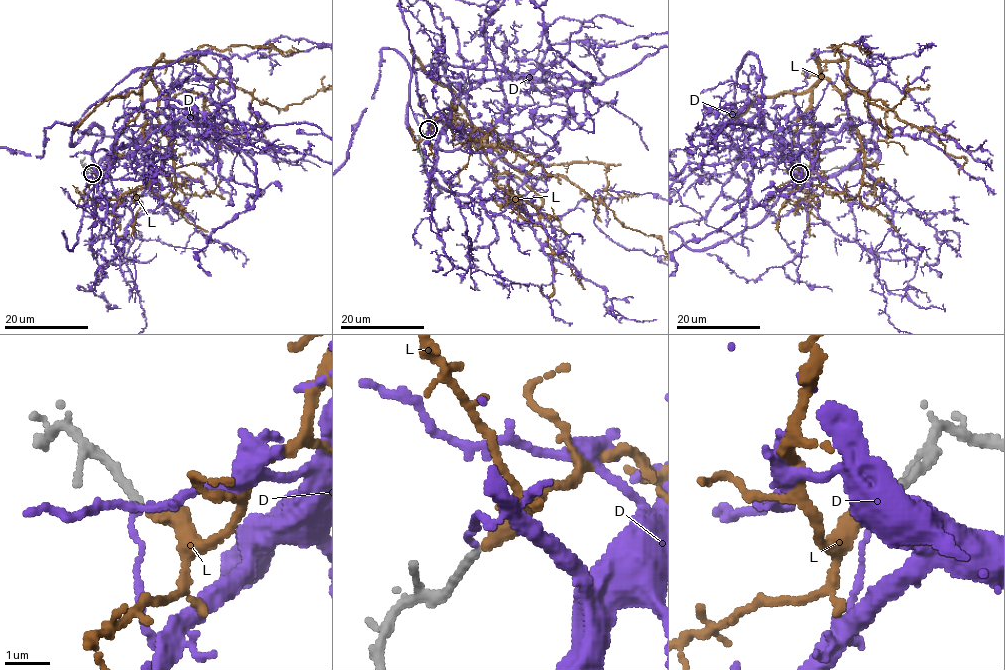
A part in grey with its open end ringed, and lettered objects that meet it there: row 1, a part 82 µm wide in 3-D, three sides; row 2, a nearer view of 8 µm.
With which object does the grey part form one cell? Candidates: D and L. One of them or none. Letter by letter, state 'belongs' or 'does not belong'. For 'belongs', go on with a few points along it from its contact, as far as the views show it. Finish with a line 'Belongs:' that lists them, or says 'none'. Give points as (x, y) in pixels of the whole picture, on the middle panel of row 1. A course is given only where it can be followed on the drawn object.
D: does not belong
L: belongs
Belongs: L

